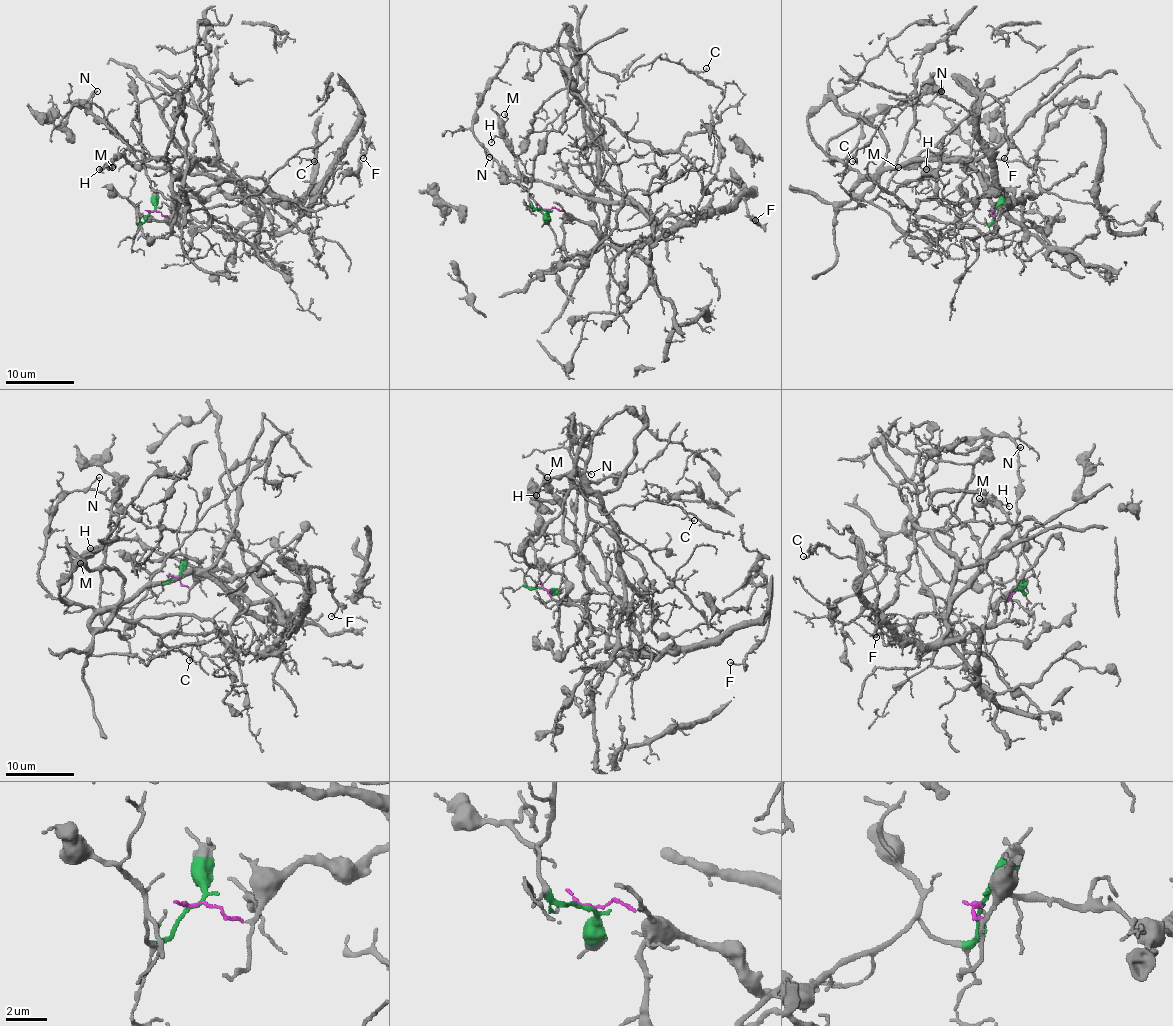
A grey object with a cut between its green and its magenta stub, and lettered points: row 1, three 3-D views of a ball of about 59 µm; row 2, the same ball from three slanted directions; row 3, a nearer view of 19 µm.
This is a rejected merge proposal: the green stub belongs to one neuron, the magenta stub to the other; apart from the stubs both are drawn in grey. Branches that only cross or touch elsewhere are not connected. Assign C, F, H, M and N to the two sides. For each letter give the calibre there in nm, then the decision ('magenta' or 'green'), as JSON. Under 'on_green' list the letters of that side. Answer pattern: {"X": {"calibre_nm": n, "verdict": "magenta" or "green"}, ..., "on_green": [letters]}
{"C": {"calibre_nm": 120, "verdict": "green"}, "F": {"calibre_nm": 100, "verdict": "magenta"}, "H": {"calibre_nm": 100, "verdict": "magenta"}, "M": {"calibre_nm": 130, "verdict": "magenta"}, "N": {"calibre_nm": 120, "verdict": "green"}, "on_green": ["C", "N"]}

